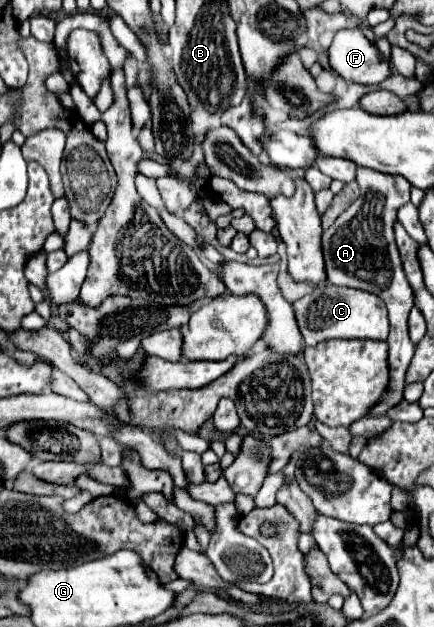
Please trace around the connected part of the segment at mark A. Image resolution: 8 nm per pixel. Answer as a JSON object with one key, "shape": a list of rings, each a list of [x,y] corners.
{"shape":[[[357,167],[355,181],[359,183],[361,195],[323,233],[323,253],[325,253],[325,265],[327,265],[327,279],[331,285],[369,291],[377,295],[389,311],[389,325],[391,325],[391,333],[387,337],[389,385],[383,397],[379,399],[379,403],[369,409],[369,415],[381,417],[381,415],[387,415],[387,411],[403,399],[405,373],[415,353],[415,345],[411,343],[409,331],[407,331],[407,317],[409,317],[409,311],[413,309],[413,293],[411,293],[411,287],[407,285],[407,277],[403,273],[399,249],[395,245],[395,235],[393,235],[395,213],[401,205],[409,201],[411,183],[405,177],[379,173],[375,169],[363,169],[363,167]]]}

